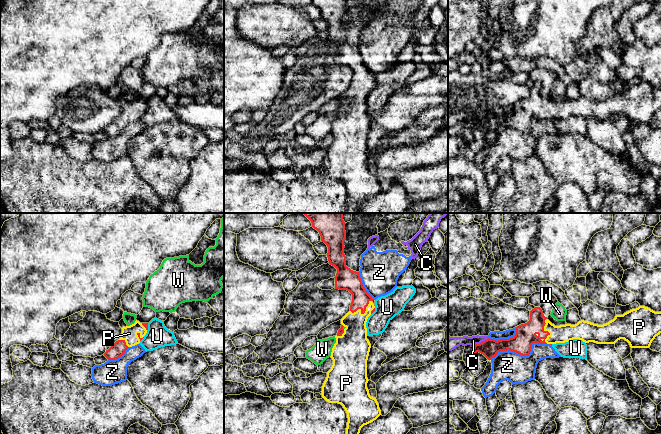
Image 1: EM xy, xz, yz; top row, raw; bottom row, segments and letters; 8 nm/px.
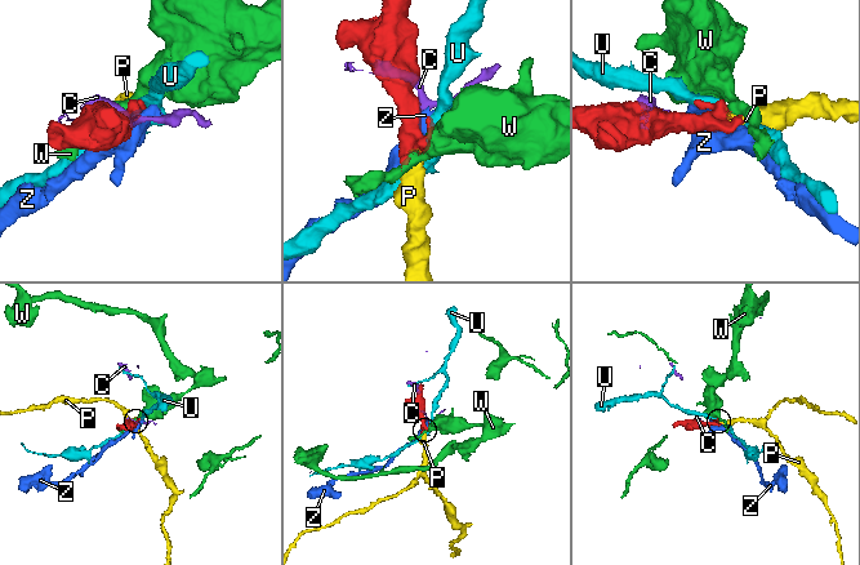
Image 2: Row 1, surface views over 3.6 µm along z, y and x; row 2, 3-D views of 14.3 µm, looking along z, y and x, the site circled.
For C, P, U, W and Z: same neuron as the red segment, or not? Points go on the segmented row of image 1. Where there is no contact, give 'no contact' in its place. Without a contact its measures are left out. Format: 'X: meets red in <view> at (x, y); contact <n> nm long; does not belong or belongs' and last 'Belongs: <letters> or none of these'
C: meets red in yz at (481, 342); contact 140 nm long; does not belong
P: meets red in yz at (546, 331); contact 200 nm long; belongs
U: meets red in xy at (147, 327); contact 60 nm long; does not belong
W: meets red in xz at (342, 328); contact 30 nm long; does not belong
Z: meets red in yz at (521, 354); contact 480 nm long; does not belong
Belongs: P

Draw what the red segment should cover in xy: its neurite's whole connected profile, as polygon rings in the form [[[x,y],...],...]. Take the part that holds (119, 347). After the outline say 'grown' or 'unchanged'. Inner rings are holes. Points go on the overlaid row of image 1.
[[[135,321],[134,324],[122,328],[122,335],[106,352],[104,356],[108,360],[115,360],[121,357],[125,351],[140,343],[148,330],[148,323]]] | grown

